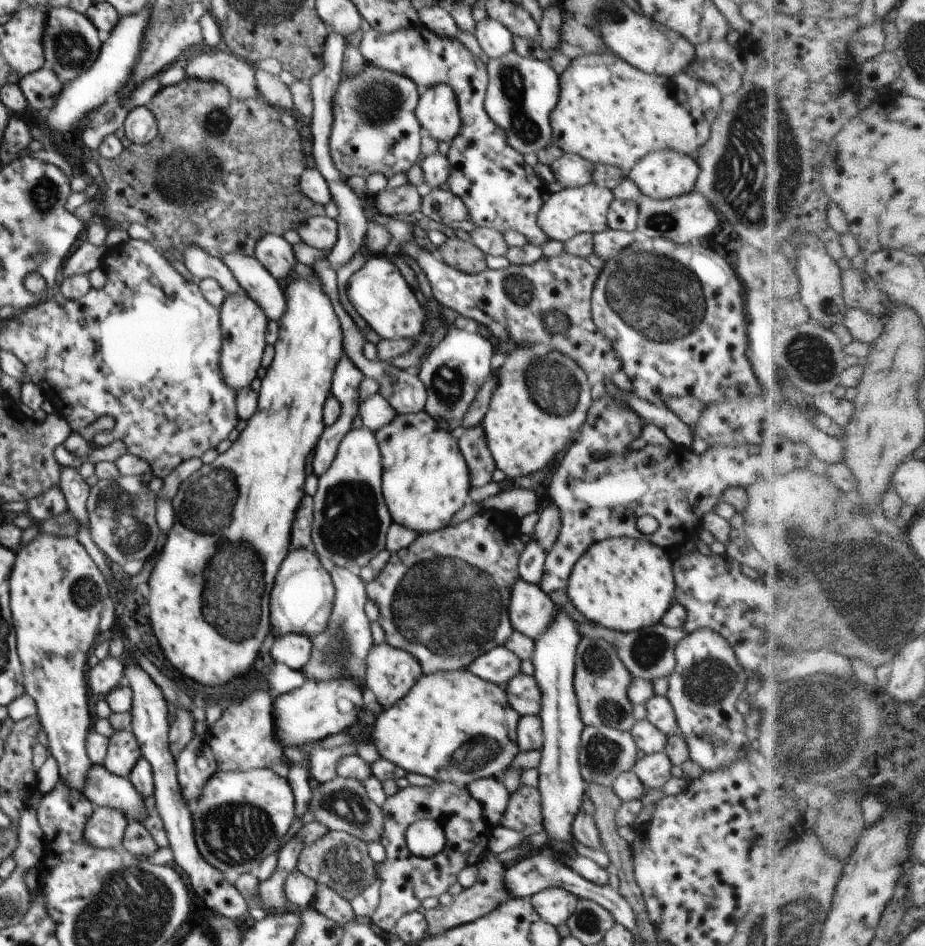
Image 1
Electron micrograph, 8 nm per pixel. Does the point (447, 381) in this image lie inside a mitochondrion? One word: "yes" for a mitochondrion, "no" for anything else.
yes

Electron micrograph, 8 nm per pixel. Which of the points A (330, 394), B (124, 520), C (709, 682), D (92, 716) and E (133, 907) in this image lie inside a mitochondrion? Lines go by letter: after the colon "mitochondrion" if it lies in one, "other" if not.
A: other
B: mitochondrion
C: mitochondrion
D: other
E: mitochondrion

